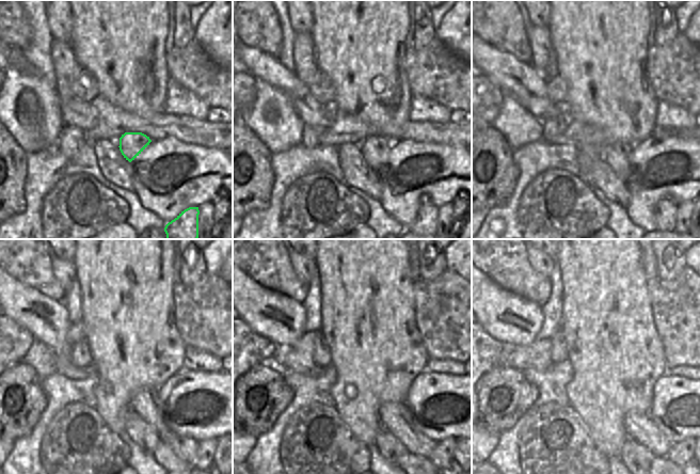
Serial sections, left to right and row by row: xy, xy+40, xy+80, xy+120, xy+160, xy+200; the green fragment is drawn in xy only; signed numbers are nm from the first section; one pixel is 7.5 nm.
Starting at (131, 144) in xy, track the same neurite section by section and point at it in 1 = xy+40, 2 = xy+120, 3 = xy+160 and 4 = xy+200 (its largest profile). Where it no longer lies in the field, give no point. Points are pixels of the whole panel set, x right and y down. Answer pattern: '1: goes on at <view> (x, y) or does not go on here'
1: goes on at xy+40 (375, 148)
2: goes on at xy+120 (143, 400)
3: goes on at xy+160 (396, 417)
4: goes on at xy+200 (639, 426)

